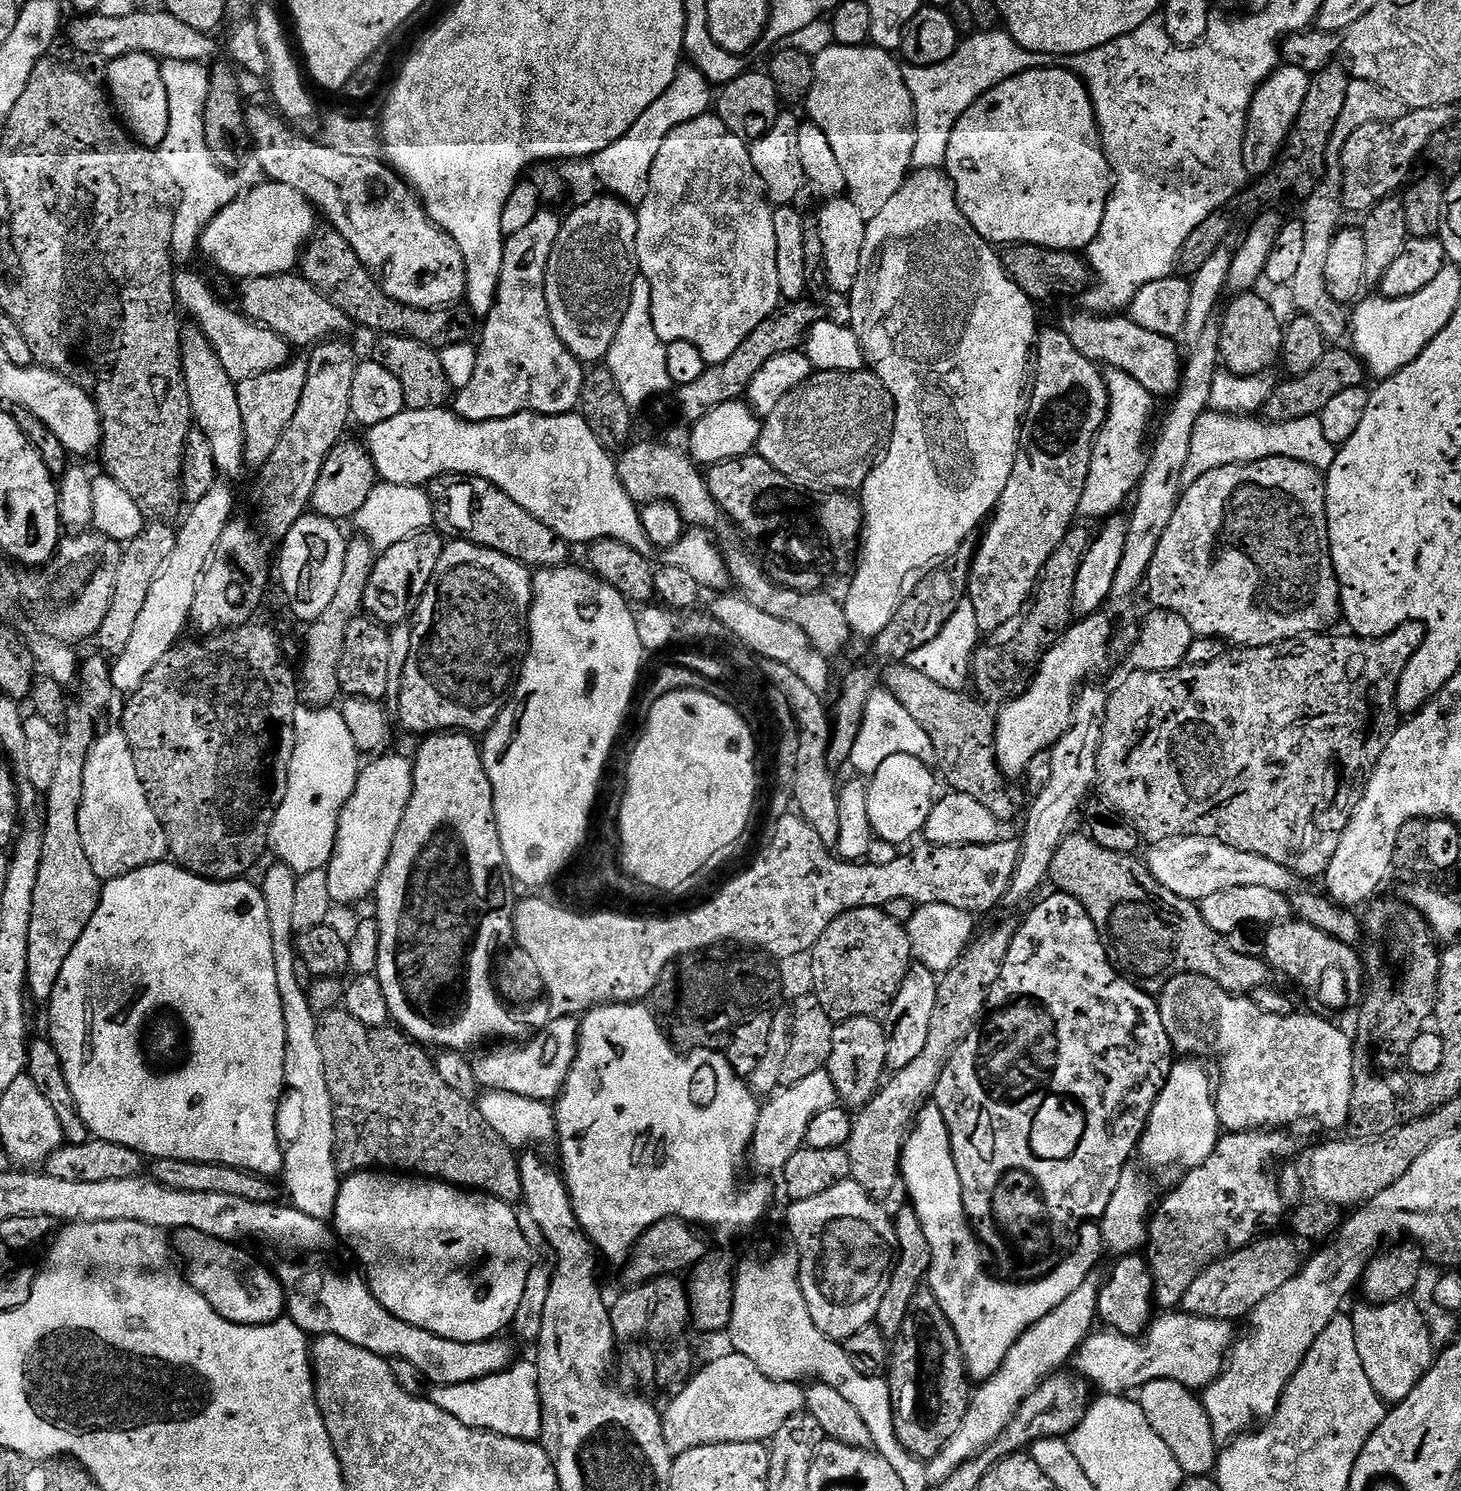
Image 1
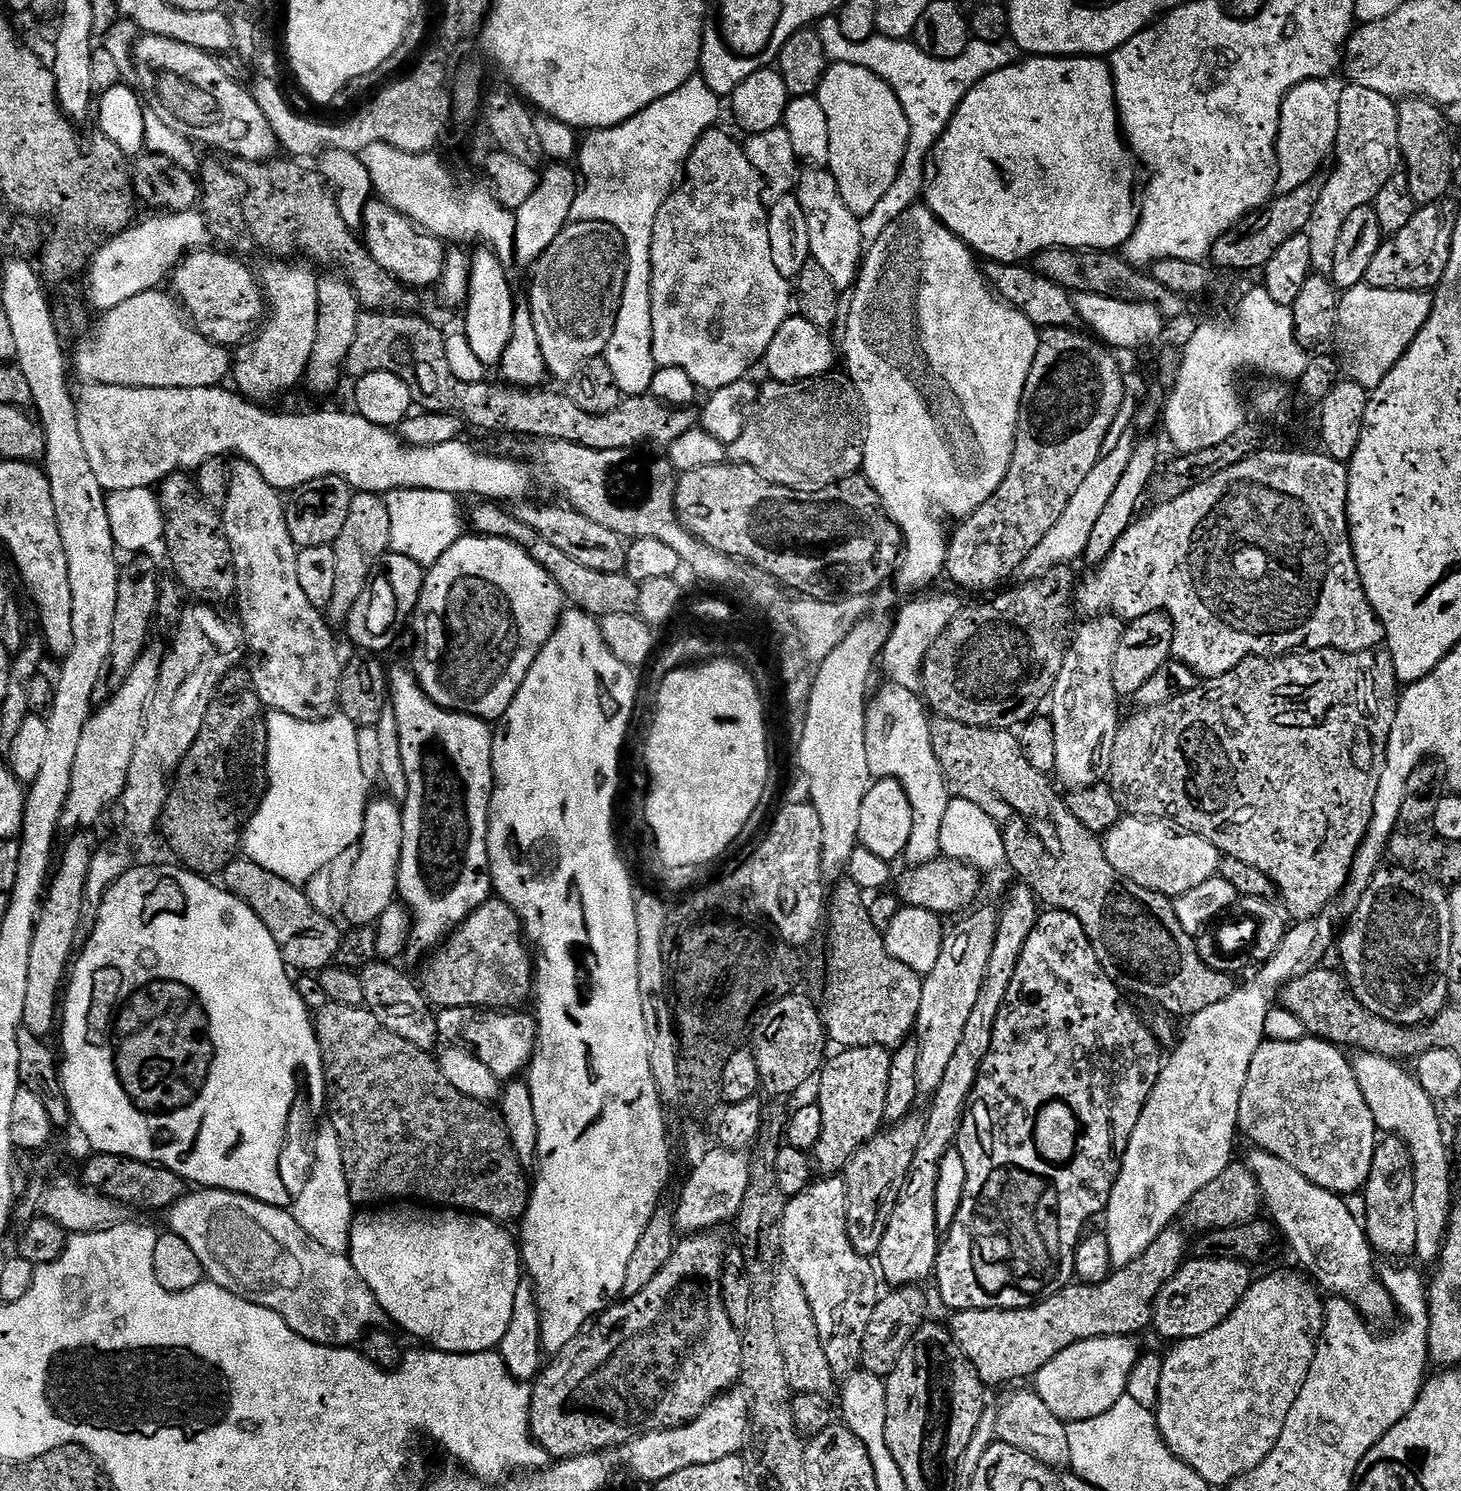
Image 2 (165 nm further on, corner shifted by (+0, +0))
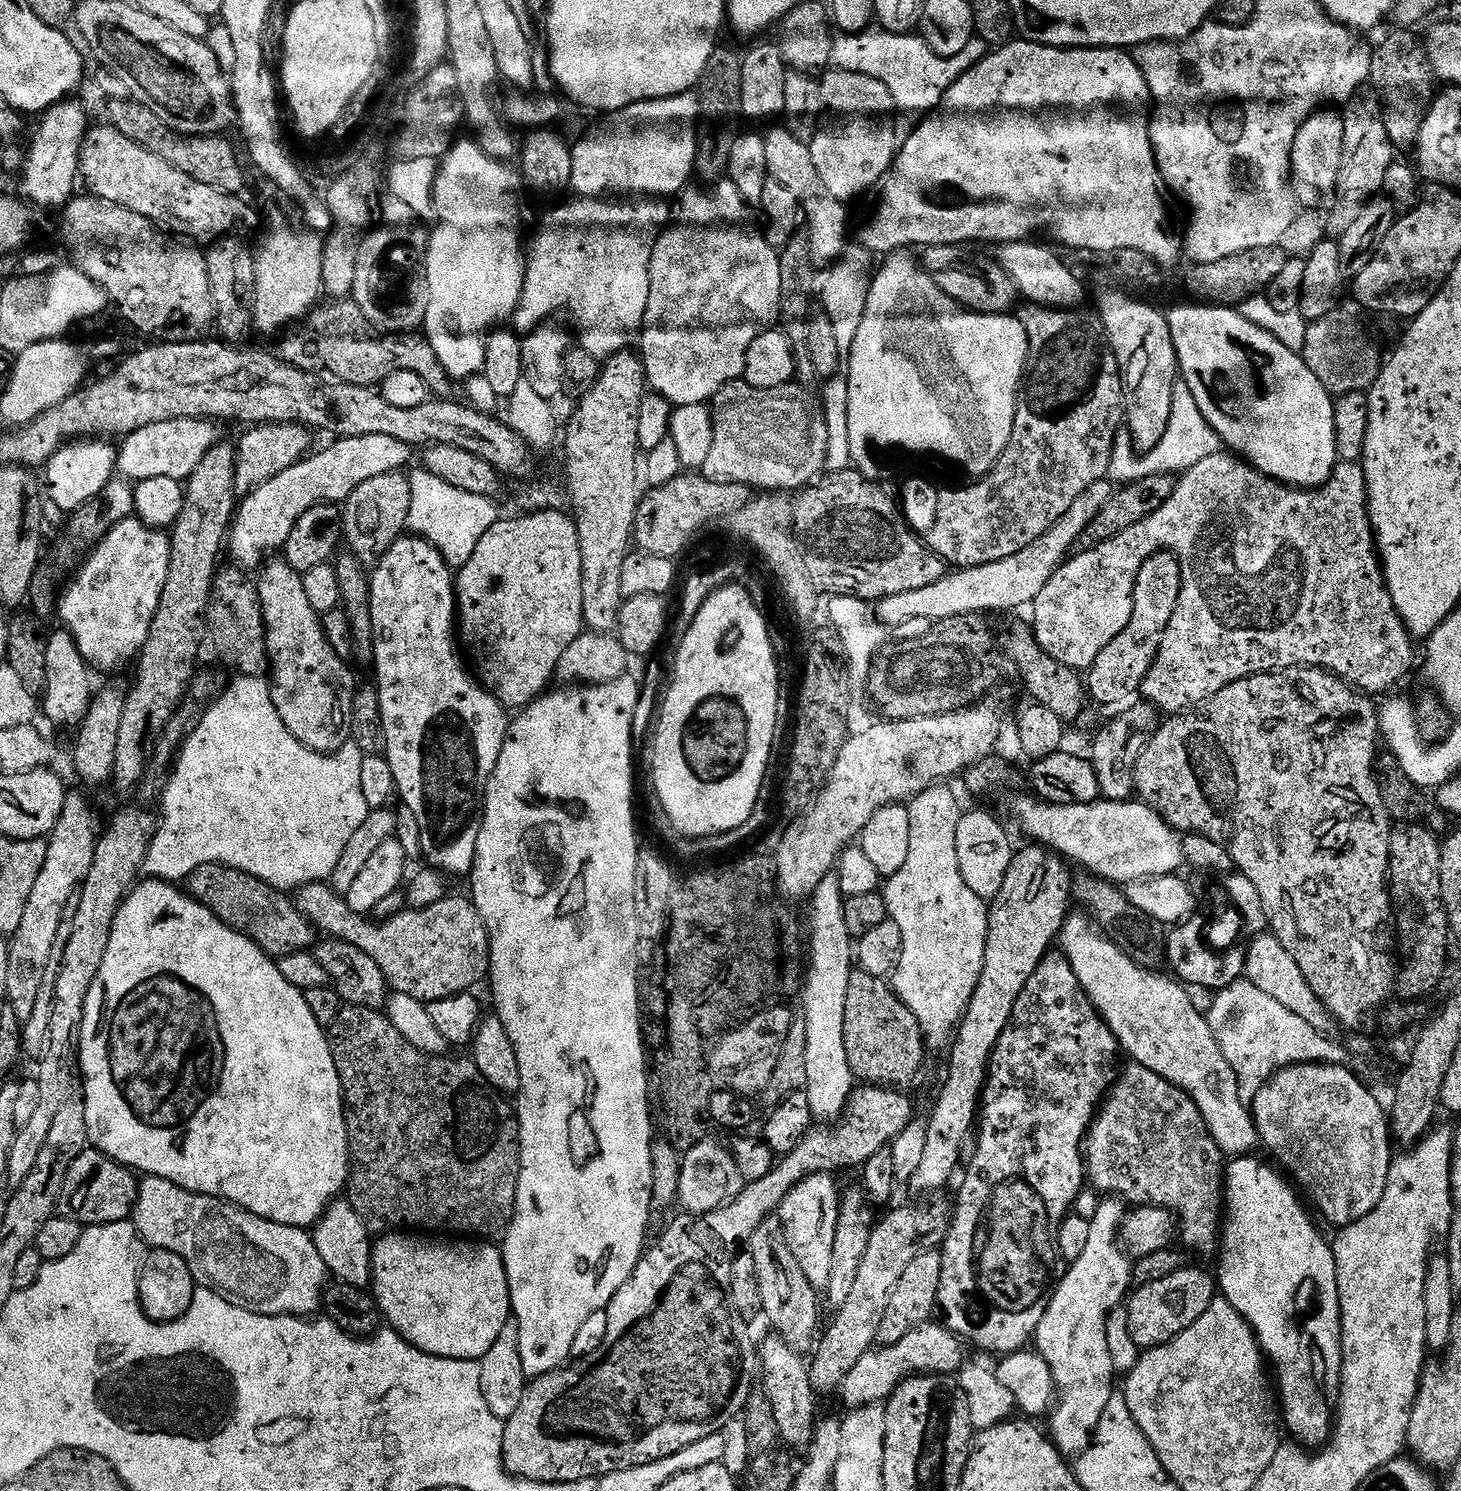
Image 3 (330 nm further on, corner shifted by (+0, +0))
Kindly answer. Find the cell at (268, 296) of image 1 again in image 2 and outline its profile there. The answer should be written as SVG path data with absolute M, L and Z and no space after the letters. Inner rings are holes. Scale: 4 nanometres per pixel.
M197 250L177 263L171 277L171 291L190 317L196 331L214 344L239 346L261 327L266 301L257 273L224 252Z

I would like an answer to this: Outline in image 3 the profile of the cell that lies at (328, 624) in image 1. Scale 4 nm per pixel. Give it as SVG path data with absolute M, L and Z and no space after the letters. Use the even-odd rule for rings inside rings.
M403 471L391 472L390 474L378 474L378 478L370 478L370 482L362 482L350 494L350 498L342 505L342 540L347 551L355 556L364 566L374 566L394 546L394 542L405 535L410 514L410 482Z

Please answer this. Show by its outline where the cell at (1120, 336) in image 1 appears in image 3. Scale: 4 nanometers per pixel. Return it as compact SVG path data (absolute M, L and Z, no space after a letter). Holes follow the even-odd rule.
M934 244L925 247L923 252L924 268L932 275L944 295L961 309L981 312L984 316L999 316L1011 313L1017 307L1018 293L1014 282L993 259L972 257L965 247L954 244Z

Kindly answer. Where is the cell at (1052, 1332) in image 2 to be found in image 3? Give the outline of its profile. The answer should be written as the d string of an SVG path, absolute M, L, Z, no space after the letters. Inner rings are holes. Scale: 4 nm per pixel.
M929 1322L910 1330L910 1334L902 1338L902 1342L877 1347L865 1354L858 1366L854 1366L854 1370L850 1370L842 1385L845 1409L855 1410L865 1408L867 1404L887 1401L909 1376L959 1373L966 1363L964 1348L966 1349L965 1341L943 1323Z

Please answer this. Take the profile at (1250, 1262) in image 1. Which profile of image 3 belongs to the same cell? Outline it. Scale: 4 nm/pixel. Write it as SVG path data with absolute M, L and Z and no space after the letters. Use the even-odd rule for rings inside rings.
M1195 1266L1180 1269L1162 1281L1139 1285L1131 1293L1126 1304L1130 1318L1130 1334L1142 1350L1169 1344L1187 1328L1194 1326L1194 1322L1198 1322L1198 1318L1206 1314L1210 1302L1217 1299L1217 1296L1218 1284L1213 1273L1211 1276L1210 1273L1203 1272Z

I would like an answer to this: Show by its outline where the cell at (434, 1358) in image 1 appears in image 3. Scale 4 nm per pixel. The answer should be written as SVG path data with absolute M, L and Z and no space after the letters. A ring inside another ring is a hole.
M145 1175L140 1180L140 1197L134 1213L136 1232L149 1249L173 1252L186 1262L192 1279L201 1288L208 1288L226 1302L259 1316L298 1316L312 1318L321 1311L324 1293L330 1284L330 1273L311 1231L282 1226L238 1208L214 1196L187 1192L166 1178Z

